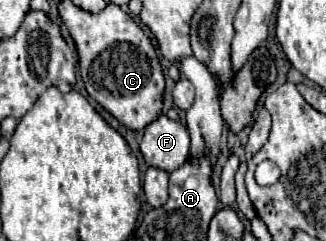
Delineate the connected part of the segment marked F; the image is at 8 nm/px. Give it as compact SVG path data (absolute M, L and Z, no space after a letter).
M159 115L145 127L139 147L147 165L171 173L189 159L189 133L183 123Z

